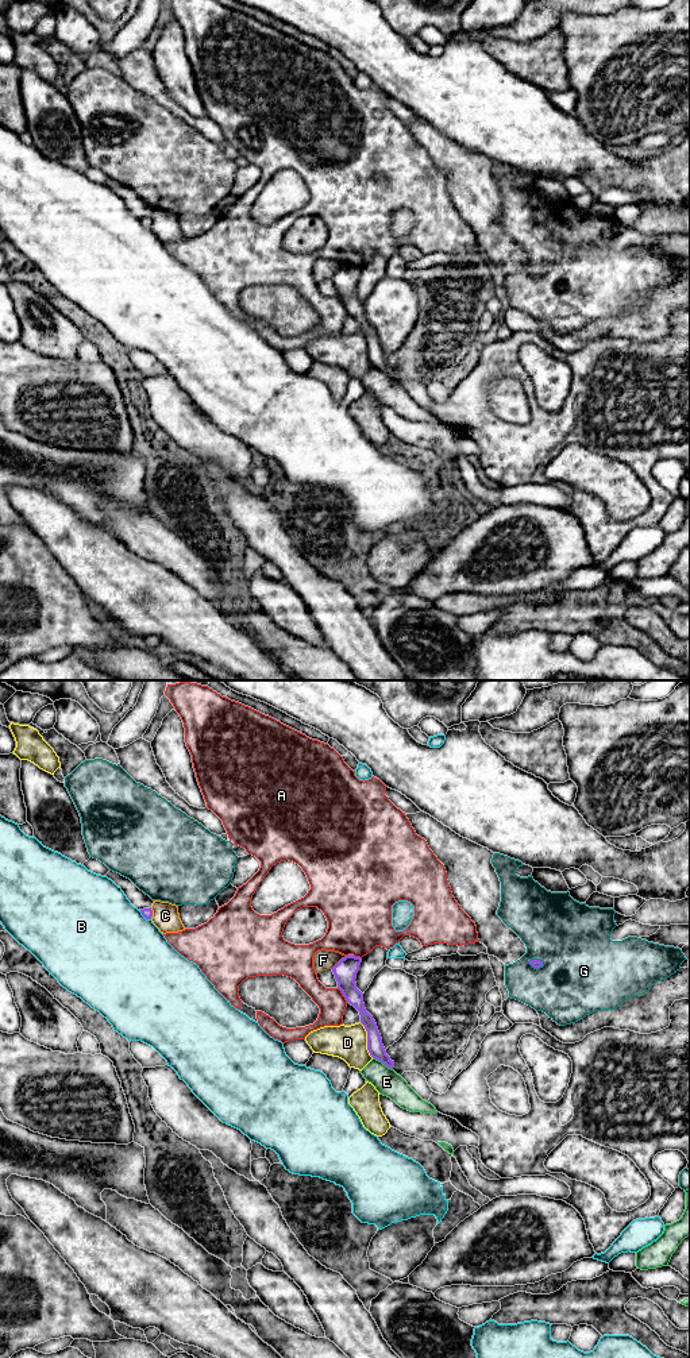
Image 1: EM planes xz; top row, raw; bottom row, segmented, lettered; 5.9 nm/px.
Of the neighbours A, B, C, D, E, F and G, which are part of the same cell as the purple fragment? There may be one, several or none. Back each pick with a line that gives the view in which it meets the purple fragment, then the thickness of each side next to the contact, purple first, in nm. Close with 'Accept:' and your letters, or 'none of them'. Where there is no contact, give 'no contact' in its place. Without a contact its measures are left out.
Accept: none of them

